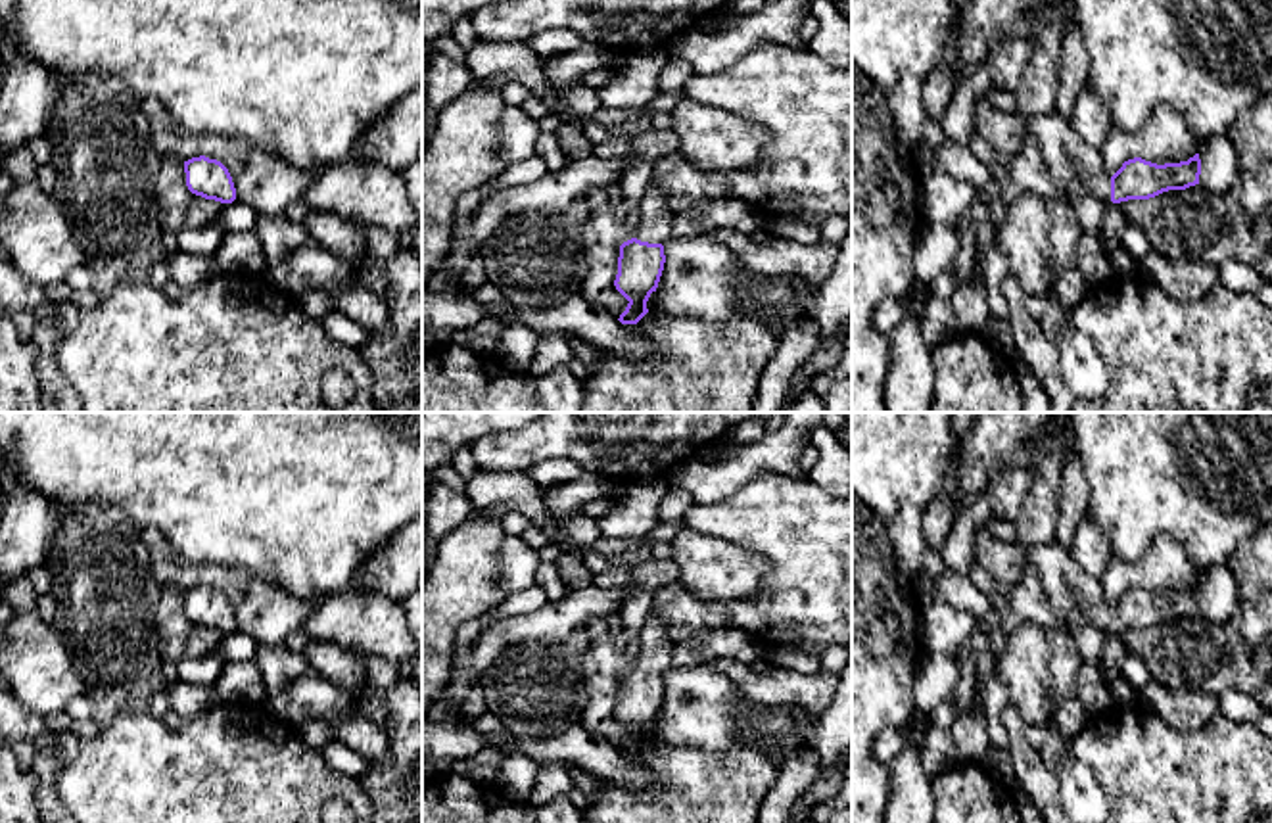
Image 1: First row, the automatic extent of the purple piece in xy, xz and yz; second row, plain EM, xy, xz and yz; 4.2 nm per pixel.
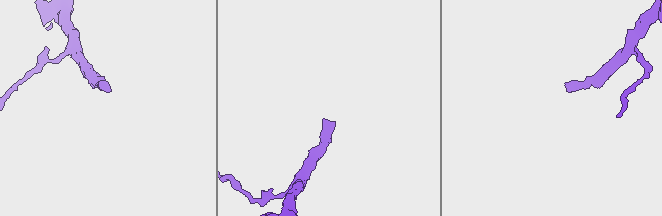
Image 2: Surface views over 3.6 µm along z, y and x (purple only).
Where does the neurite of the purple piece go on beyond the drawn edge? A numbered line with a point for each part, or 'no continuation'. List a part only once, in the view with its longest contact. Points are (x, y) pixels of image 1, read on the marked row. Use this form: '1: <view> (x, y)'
1: xz (655, 225)

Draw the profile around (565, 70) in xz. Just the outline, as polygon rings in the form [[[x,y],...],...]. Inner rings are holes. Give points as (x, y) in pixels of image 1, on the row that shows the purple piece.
[[[585,42],[579,50],[545,56],[539,65],[553,90],[570,90],[587,73],[616,71],[616,50]]]

